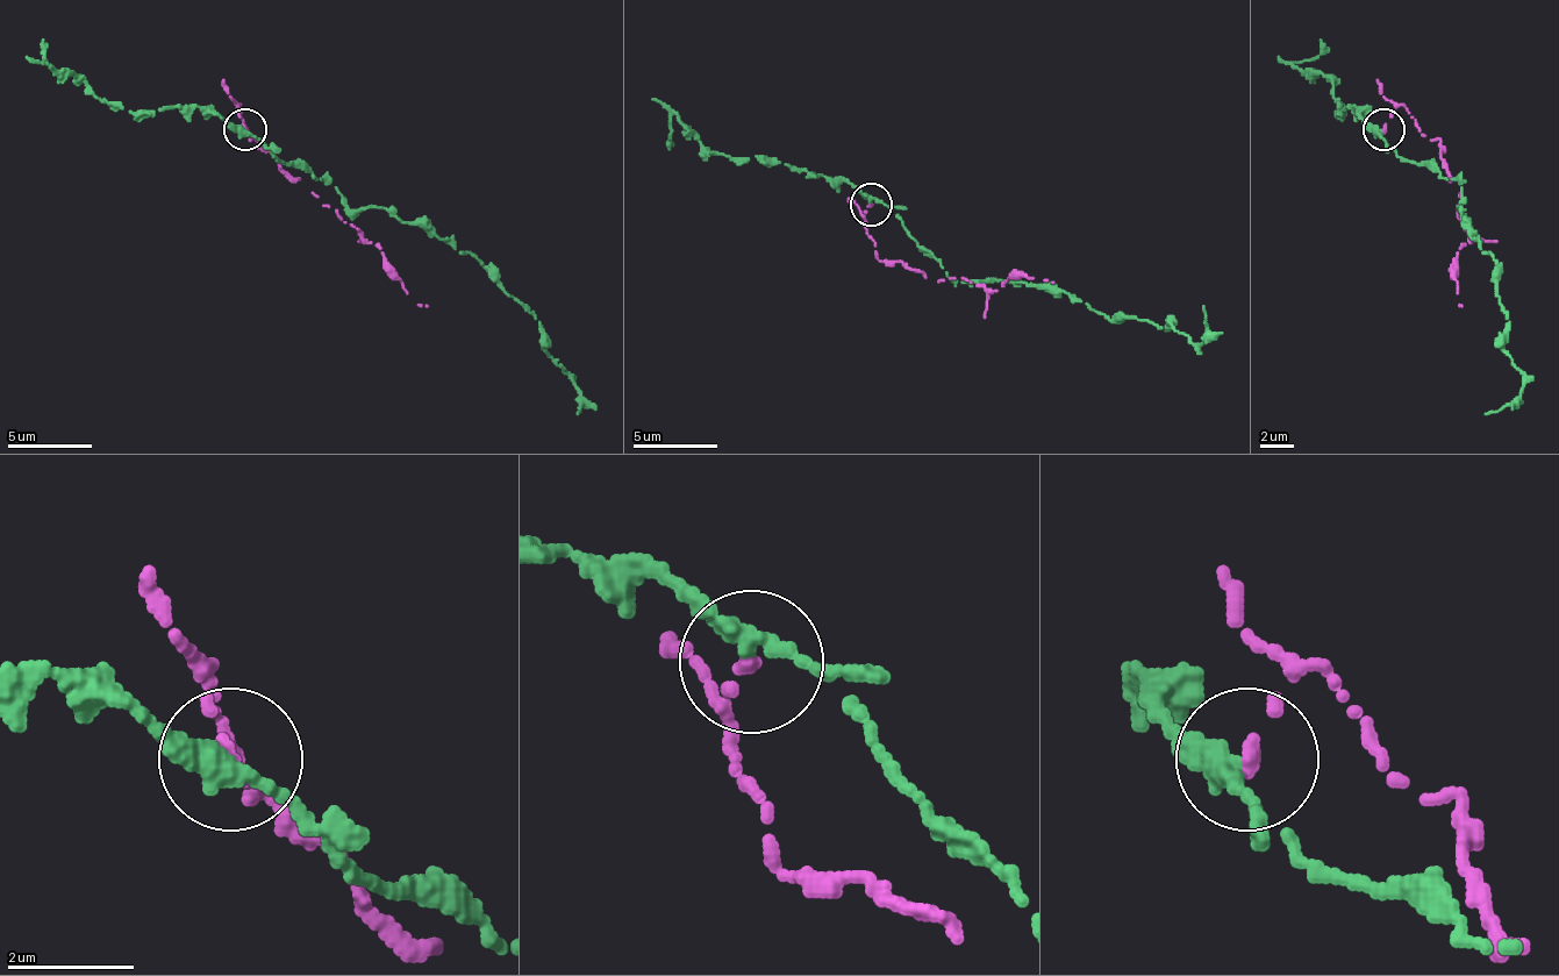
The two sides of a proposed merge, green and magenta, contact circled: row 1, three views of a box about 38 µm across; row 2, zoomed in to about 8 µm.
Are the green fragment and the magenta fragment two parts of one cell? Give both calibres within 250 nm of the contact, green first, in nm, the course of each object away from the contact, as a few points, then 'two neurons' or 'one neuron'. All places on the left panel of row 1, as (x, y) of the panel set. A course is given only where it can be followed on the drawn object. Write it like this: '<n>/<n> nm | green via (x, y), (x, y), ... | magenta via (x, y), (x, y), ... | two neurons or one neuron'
320/240 nm | green via (244, 128), (354, 208), (429, 226), (484, 268), (538, 322), (543, 351), (577, 390), (577, 414) | magenta via (244, 128), (240, 104), (252, 141), (357, 229), (416, 305), (429, 305) | two neurons

